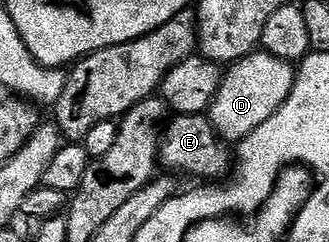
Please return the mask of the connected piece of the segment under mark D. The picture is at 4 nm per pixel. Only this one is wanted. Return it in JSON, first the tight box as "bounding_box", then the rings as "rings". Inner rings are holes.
{"bounding_box":[208,50,295,142],"rings":[[[258,50],[228,65],[221,77],[221,85],[209,107],[208,117],[218,136],[226,142],[240,142],[250,136],[291,94],[295,68],[290,61],[275,58],[271,53]]]}

